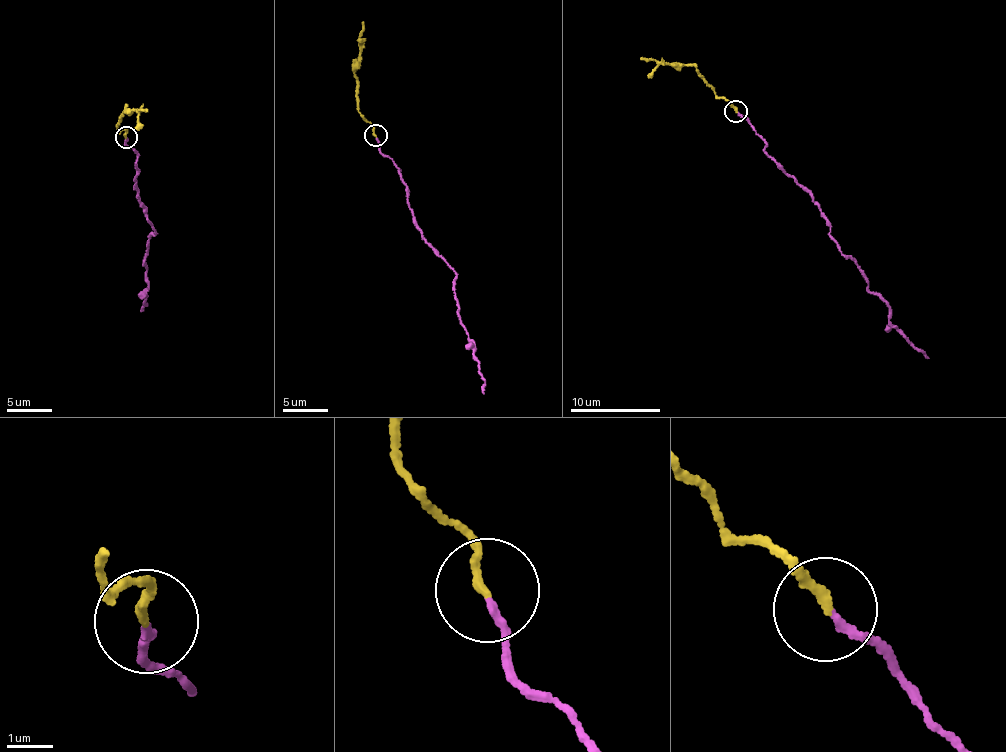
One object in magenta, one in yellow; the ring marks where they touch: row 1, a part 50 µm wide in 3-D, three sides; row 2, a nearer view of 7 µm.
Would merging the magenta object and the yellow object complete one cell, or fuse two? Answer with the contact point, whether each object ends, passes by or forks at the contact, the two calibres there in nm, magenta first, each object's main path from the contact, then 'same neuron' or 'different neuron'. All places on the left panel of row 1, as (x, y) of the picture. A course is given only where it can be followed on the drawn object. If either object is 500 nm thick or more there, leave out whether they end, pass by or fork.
place (126, 137); magenta ends; yellow ends; calibres 160 and 200 nm; course magenta (125, 137), (137, 155), (133, 189), (156, 231), (143, 256), (148, 289), (140, 311); course yellow (125, 138), (127, 132), (116, 127), (125, 106), (129, 112), (148, 110); same neuron

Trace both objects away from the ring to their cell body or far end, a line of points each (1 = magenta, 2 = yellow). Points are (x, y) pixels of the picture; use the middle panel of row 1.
1: (375, 137), (380, 151), (399, 169), (414, 225), (455, 273), (456, 311), (474, 344), (484, 381), (482, 393)
2: (375, 135), (373, 125), (358, 110), (356, 63), (364, 21)

